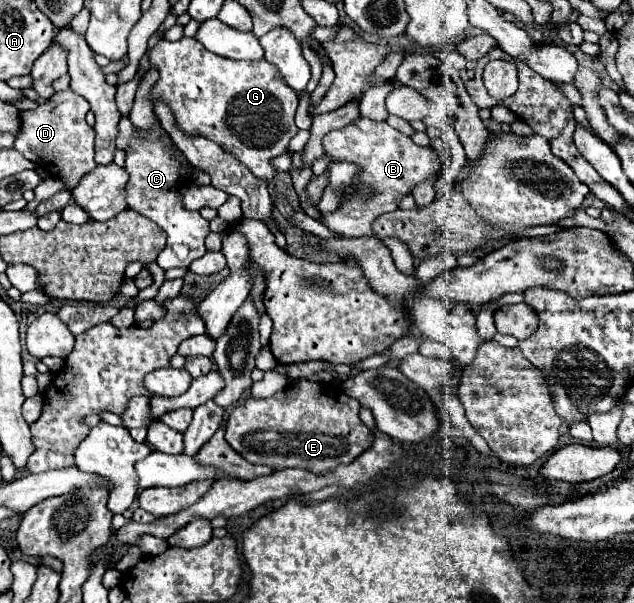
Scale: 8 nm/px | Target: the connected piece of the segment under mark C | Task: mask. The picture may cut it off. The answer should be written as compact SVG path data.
M140 131L138 139L132 139L126 149L126 173L130 181L126 183L126 203L130 209L140 215L152 219L166 235L166 249L160 251L156 263L166 271L172 267L188 269L188 265L206 253L204 239L210 233L208 221L200 217L198 211L186 211L182 207L182 197L178 193L182 181L180 179L180 161L186 161L182 155L176 159L168 153L168 149L160 141L160 131Z

